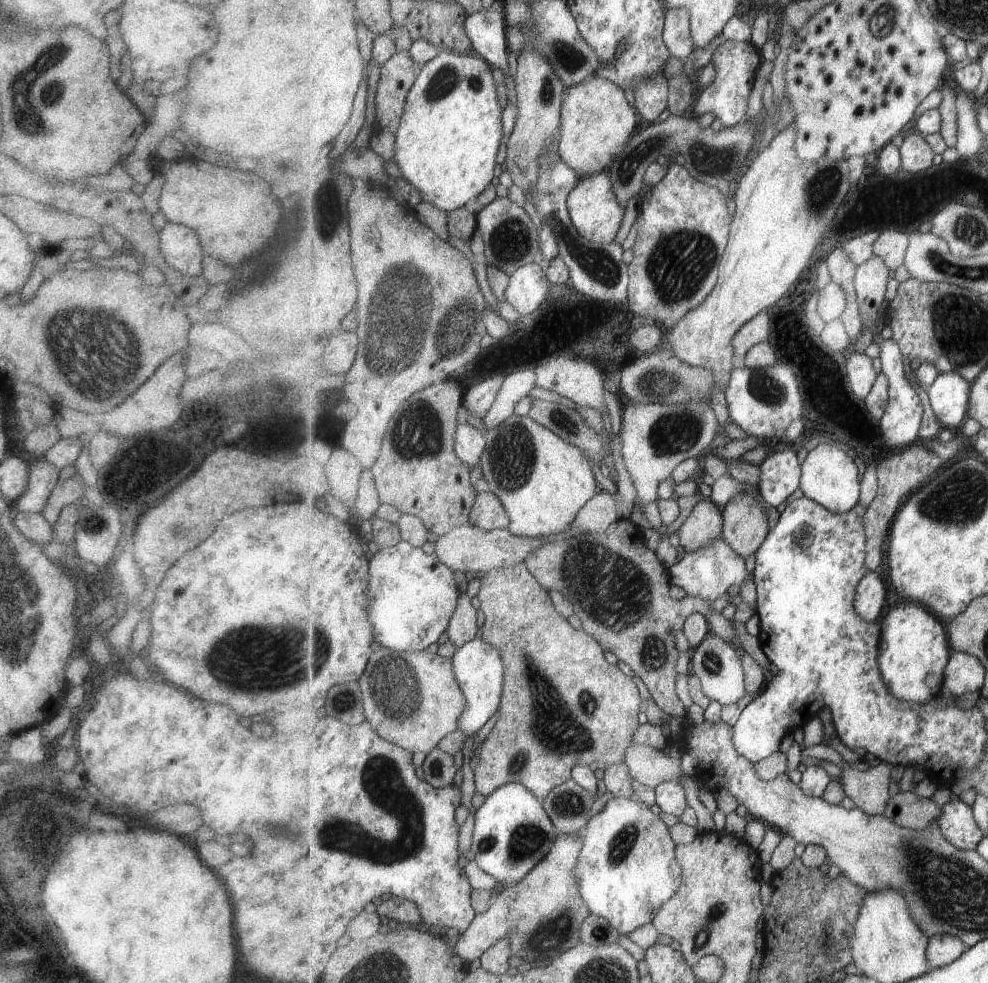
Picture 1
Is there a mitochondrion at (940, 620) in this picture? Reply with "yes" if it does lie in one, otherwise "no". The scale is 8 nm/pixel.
no

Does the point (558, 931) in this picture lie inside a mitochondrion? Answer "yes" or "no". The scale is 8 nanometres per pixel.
yes

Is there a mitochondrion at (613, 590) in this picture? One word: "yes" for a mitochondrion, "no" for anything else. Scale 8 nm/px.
yes

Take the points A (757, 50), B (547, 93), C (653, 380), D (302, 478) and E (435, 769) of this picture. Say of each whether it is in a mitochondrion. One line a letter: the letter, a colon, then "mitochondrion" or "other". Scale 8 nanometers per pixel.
A: other
B: mitochondrion
C: mitochondrion
D: other
E: mitochondrion

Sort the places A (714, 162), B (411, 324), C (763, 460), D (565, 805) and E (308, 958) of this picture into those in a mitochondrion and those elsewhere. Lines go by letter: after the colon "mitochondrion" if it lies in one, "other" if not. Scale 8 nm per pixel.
A: mitochondrion
B: mitochondrion
C: other
D: mitochondrion
E: other

